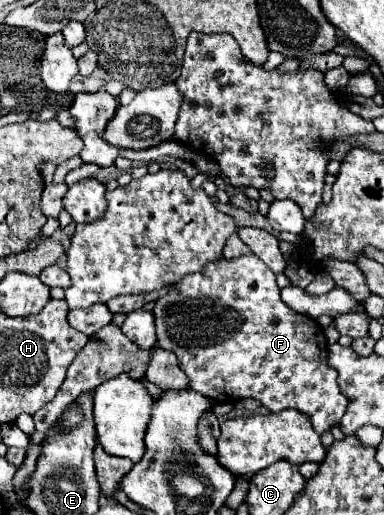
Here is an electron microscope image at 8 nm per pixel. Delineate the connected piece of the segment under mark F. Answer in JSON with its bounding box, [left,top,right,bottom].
[152,254,348,434]

